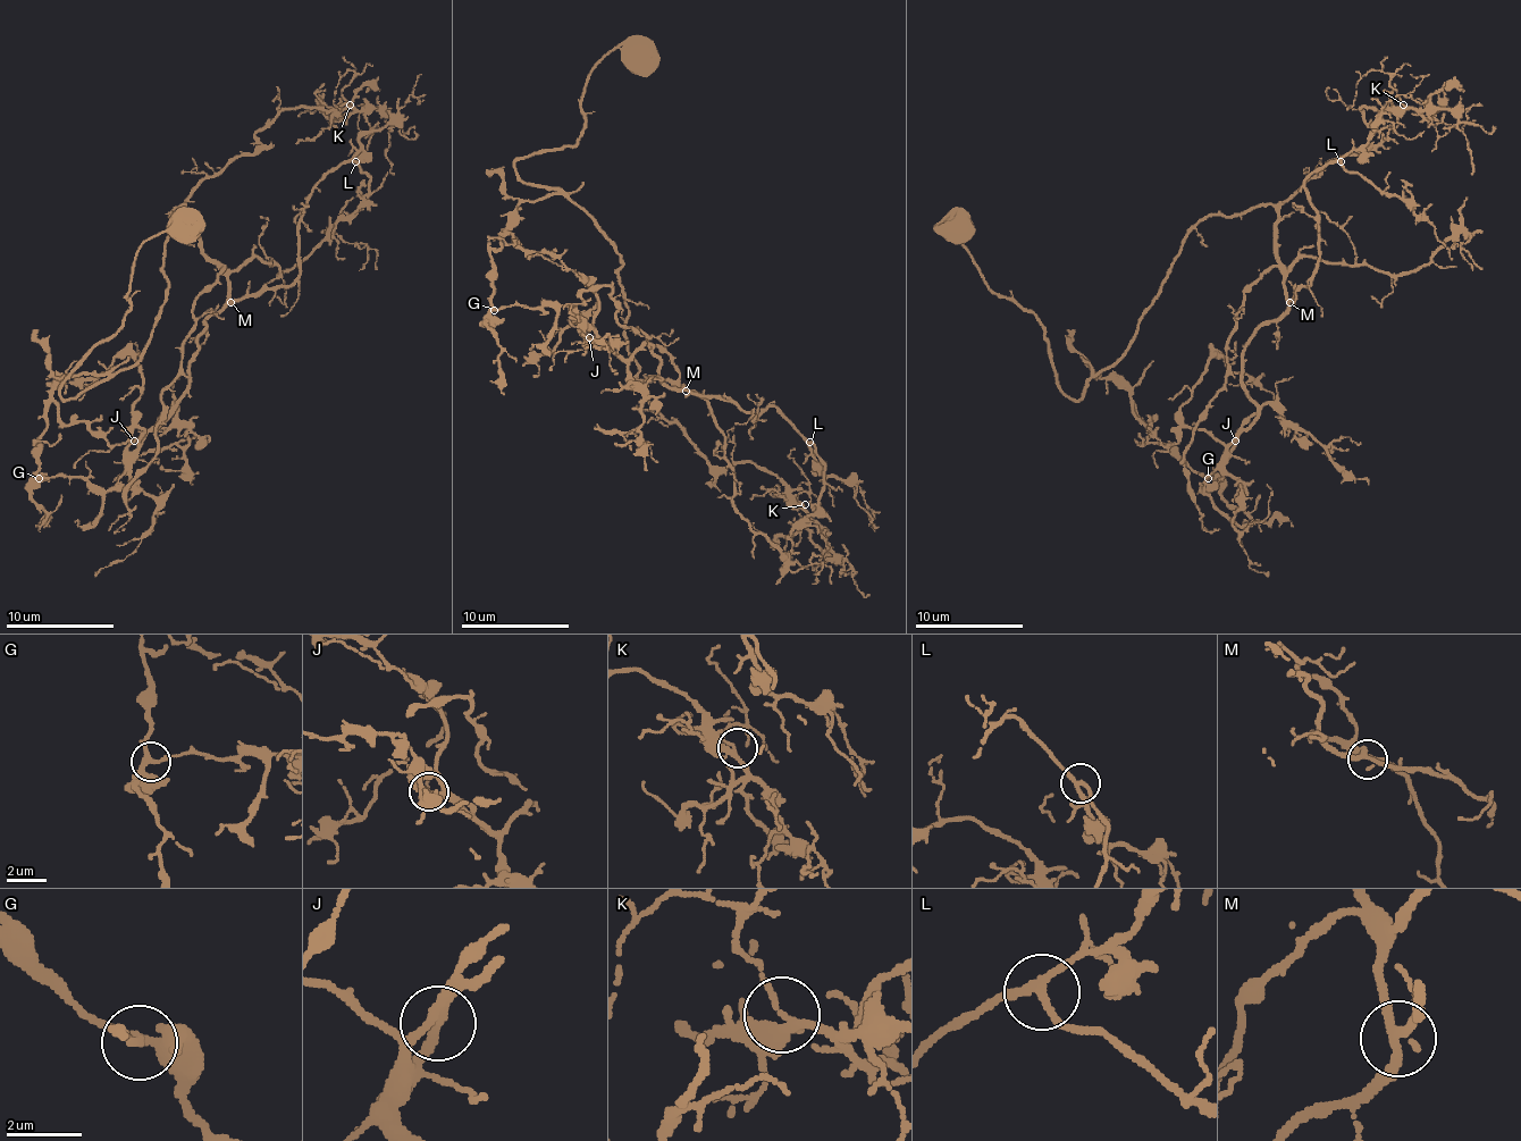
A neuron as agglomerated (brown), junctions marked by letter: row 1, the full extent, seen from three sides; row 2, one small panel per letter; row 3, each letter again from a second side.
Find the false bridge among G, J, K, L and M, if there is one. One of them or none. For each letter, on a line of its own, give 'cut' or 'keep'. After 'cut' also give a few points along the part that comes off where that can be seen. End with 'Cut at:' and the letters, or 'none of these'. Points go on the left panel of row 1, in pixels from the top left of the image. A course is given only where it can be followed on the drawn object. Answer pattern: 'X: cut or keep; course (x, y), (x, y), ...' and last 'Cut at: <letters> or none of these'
G: keep
J: keep
K: keep
L: keep
M: keep
Cut at: none of these

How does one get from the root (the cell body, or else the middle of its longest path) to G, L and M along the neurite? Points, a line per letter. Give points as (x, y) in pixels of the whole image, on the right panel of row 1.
G: (1206, 216), (1186, 237), (1129, 349), (1092, 375), (1116, 380), (1129, 394), (1149, 441), (1173, 449), (1208, 478)
L: (1206, 216), (1272, 204), (1276, 261), (1292, 300), (1311, 283), (1319, 259), (1319, 218), (1305, 181), (1341, 161)
M: (1206, 216), (1241, 216), (1262, 204), (1272, 204), (1278, 210), (1276, 261), (1284, 275), (1284, 294), (1290, 302)

